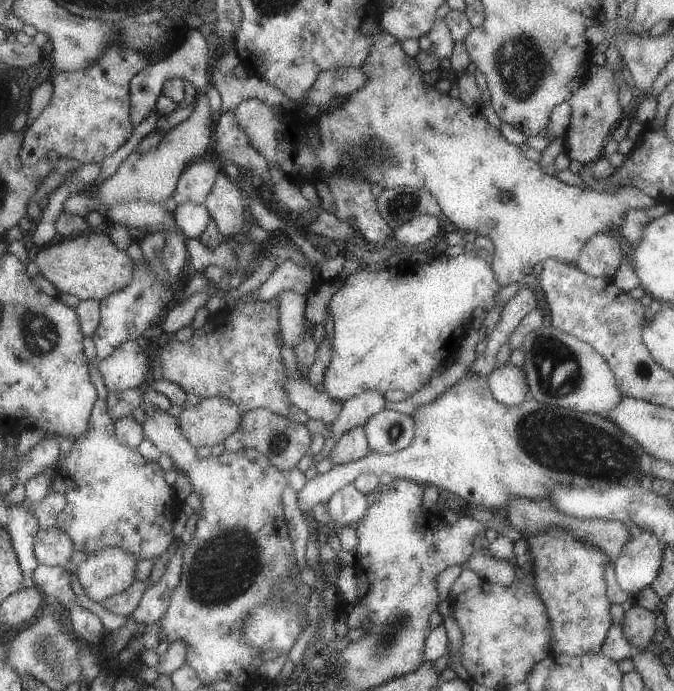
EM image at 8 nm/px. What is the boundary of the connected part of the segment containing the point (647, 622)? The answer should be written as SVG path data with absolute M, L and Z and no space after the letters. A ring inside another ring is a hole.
M636 604L625 612L621 627L626 640L635 651L643 651L654 640L655 618L653 611Z

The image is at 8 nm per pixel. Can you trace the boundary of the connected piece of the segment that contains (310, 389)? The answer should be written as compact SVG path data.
M289 378L287 389L296 406L304 409L312 419L322 419L330 428L344 410L344 401L333 399L322 387L313 386L310 381Z

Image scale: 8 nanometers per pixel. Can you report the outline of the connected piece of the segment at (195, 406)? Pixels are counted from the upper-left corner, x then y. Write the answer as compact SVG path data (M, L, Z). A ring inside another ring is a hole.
M217 396L193 401L179 418L188 440L200 448L224 443L240 430L244 415L239 404Z

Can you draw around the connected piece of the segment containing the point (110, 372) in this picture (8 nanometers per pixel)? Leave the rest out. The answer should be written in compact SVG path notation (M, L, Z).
M128 341L121 344L112 356L104 360L97 360L97 365L105 376L105 381L110 392L140 389L140 386L145 386L144 382L148 380L148 372L153 370L153 368L148 366L148 354L146 354L146 350L137 341Z

